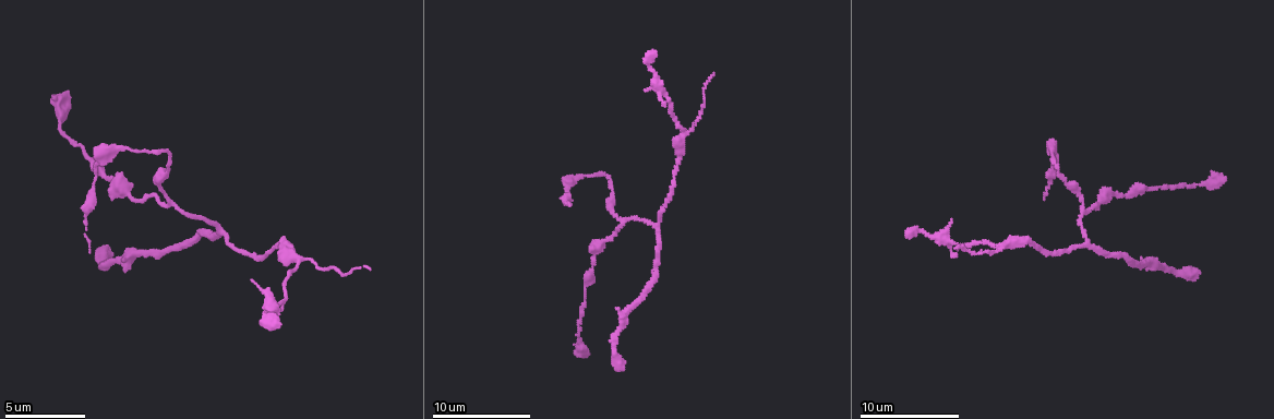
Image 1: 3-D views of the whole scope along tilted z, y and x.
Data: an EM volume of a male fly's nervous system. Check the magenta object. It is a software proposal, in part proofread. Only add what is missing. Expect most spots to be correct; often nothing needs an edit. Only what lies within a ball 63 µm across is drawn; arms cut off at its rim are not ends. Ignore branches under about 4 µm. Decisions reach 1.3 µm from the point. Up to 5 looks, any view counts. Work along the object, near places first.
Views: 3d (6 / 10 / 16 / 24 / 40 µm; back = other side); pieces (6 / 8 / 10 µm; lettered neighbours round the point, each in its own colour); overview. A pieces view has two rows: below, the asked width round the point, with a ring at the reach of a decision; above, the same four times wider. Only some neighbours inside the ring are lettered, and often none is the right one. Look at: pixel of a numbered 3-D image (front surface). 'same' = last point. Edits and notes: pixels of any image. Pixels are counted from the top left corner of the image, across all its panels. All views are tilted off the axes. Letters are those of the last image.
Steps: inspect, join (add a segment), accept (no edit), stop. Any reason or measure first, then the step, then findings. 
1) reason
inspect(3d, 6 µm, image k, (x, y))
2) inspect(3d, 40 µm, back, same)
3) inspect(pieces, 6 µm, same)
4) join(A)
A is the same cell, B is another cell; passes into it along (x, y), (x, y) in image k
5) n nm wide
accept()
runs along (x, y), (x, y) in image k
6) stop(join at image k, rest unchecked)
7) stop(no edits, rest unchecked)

free end
inspect(pieces, 6 µm, image 1, (571, 206))

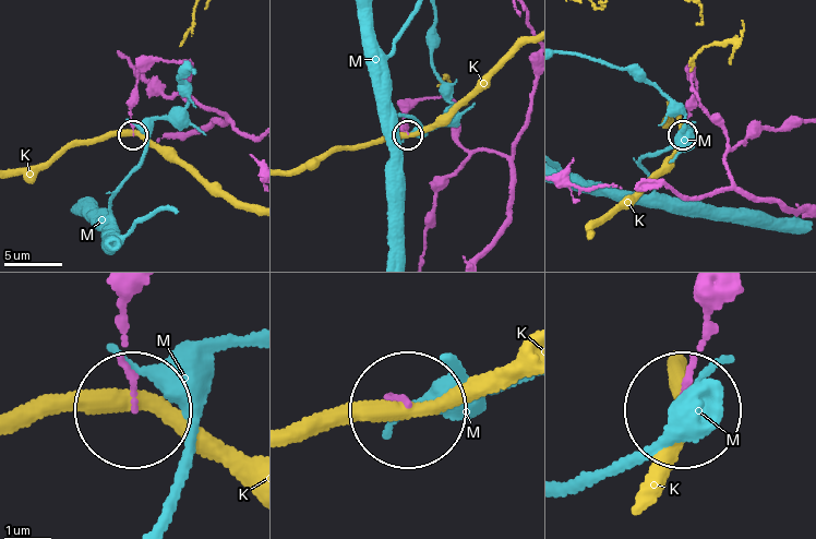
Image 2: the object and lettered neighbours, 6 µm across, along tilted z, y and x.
accept()
K and M are other cells; runs along (130, 302), (131, 405) in image 2; none of them fits

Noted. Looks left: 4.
inspect(pieces, 6 µm, image 1, (369, 271))

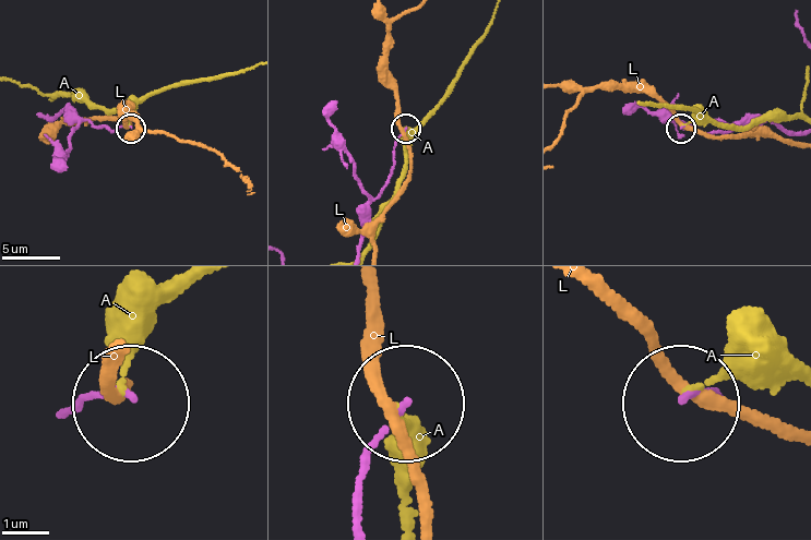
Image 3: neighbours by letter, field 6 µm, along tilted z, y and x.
accept()
A and L are other cells; runs along (359, 519), (364, 457), (401, 405) in image 3; none of them fits

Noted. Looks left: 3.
end of a long branch
inspect(pieces, 10 µm, image 1, (275, 323))

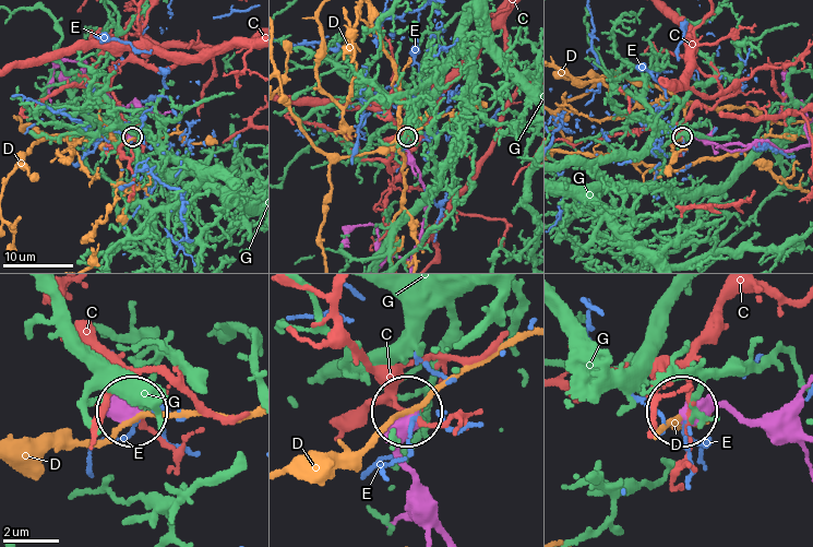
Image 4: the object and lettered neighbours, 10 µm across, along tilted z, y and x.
accept()
C, D, E and G are other cells; runs along (444, 527), (397, 447), (407, 414) in image 4; none of them fits

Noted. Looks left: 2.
stop(no edits, rest unchecked)

